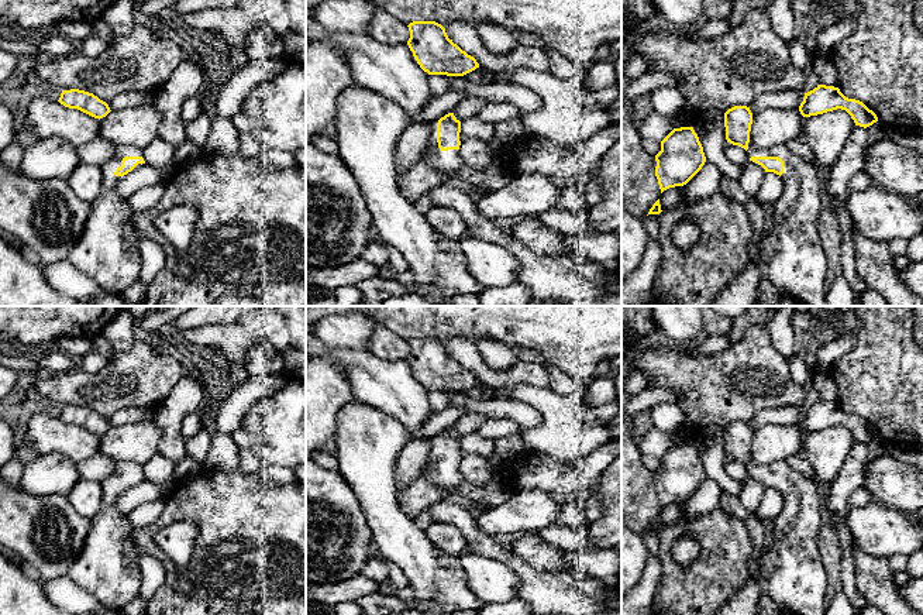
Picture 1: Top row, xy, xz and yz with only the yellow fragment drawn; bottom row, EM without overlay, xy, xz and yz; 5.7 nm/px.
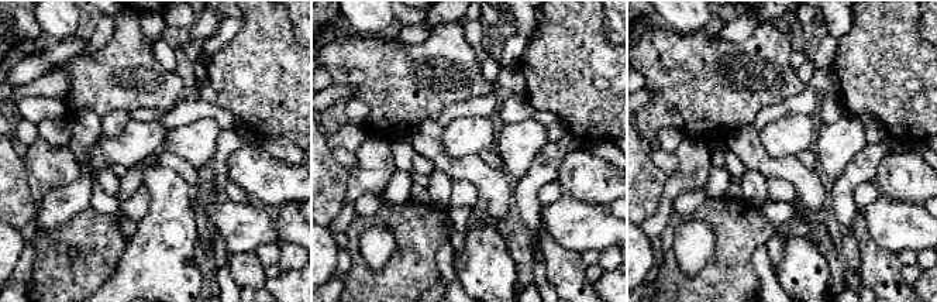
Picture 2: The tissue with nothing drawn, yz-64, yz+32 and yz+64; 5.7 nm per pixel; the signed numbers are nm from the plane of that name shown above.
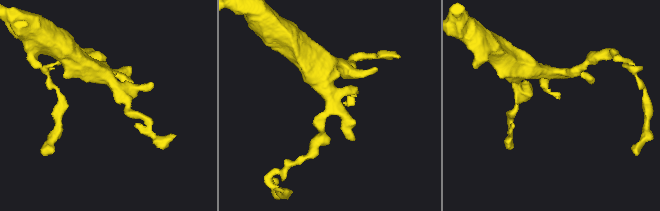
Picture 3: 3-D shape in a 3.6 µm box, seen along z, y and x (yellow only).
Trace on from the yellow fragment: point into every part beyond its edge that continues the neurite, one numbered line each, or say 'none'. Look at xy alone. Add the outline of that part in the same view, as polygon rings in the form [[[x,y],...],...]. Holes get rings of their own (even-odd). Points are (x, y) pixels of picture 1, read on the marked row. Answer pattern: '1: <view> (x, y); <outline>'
1: xy (106, 251); [[[114,147],[113,157],[100,166],[100,195],[92,202],[83,233],[66,258],[107,292],[121,292],[140,278],[141,271],[138,231],[128,202],[118,192],[121,176],[114,175],[125,157],[142,157],[142,150]]]

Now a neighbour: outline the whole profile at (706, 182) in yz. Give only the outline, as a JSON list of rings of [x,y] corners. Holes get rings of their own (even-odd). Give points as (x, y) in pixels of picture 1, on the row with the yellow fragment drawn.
[[[706,161],[702,169],[682,186],[683,200],[678,206],[686,207],[712,196],[719,190],[721,178],[720,169],[714,164]]]

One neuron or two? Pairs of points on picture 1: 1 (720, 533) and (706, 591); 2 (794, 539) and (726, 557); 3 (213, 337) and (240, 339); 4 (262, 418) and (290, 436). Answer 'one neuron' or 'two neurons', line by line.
1: one neuron
2: two neurons
3: one neuron
4: one neuron

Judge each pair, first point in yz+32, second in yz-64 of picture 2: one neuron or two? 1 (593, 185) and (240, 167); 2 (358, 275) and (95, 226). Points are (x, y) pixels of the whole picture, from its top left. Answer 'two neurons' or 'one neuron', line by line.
1: one neuron
2: one neuron

